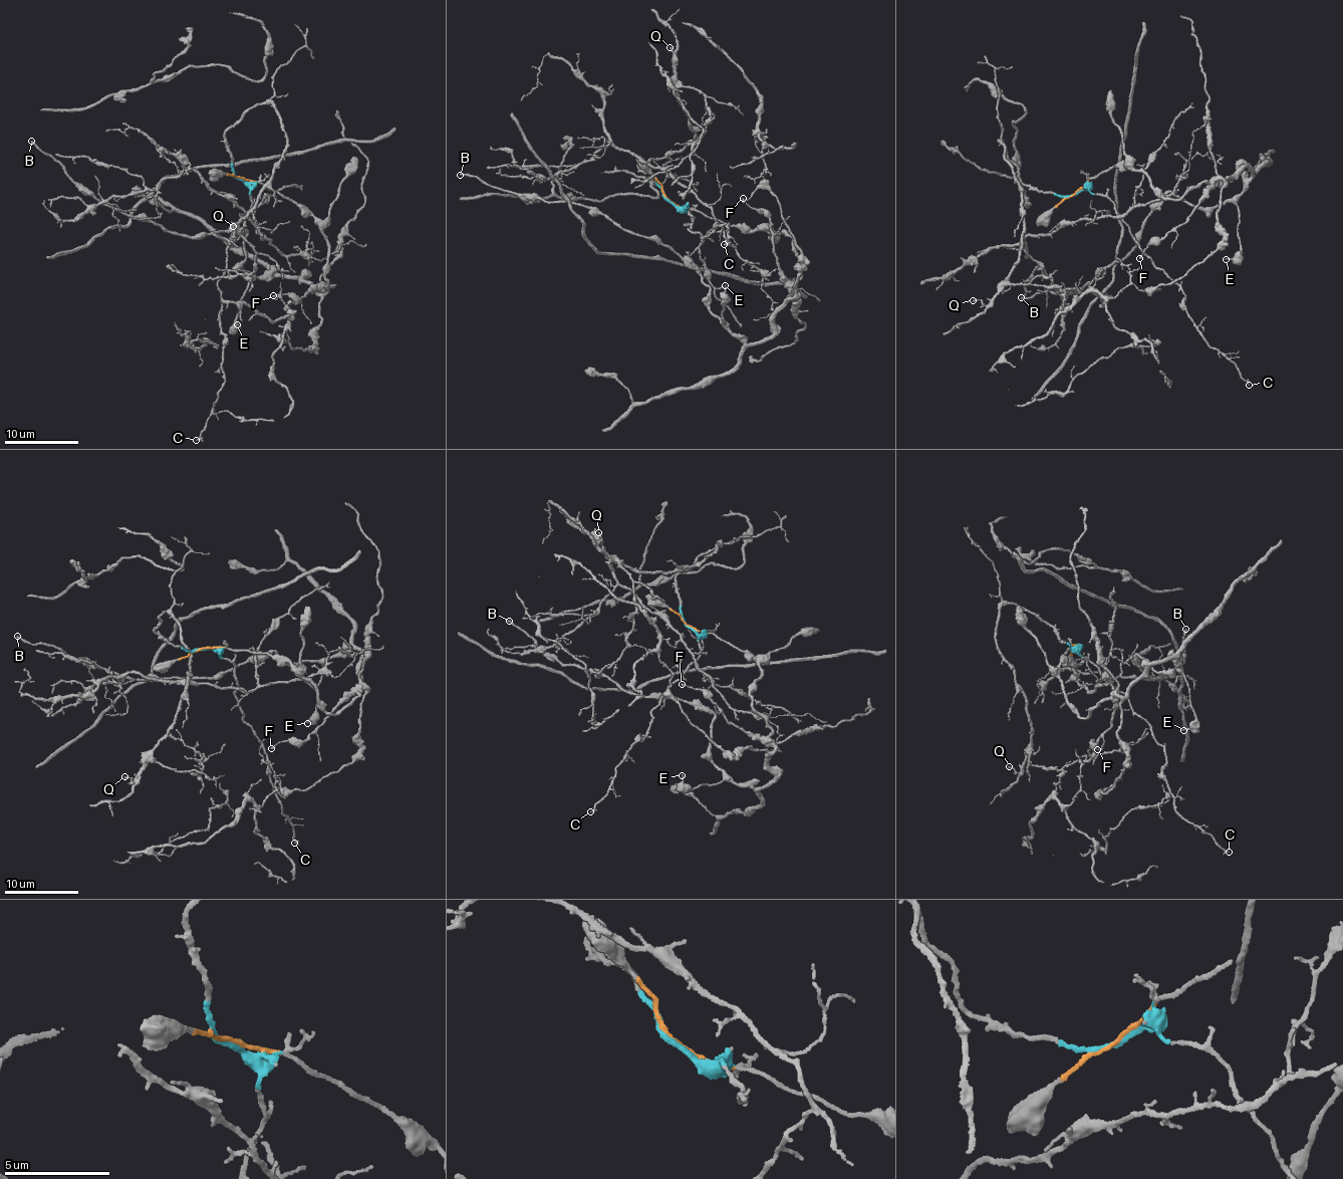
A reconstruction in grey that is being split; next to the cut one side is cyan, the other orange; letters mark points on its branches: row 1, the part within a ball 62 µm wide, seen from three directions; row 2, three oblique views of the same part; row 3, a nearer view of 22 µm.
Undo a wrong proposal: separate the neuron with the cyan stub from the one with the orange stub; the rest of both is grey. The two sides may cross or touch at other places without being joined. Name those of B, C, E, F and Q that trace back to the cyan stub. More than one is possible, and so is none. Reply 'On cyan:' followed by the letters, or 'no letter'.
On cyan: C, Q

